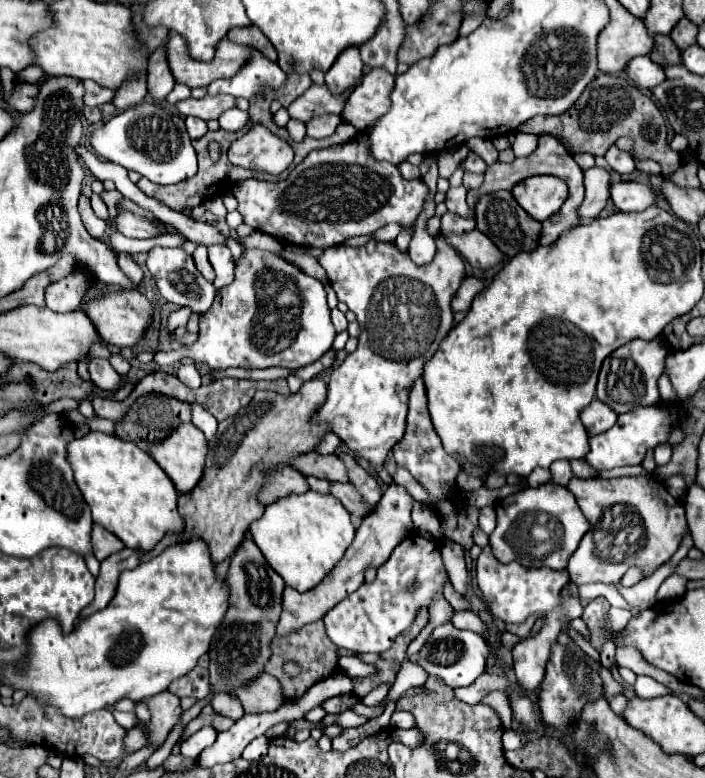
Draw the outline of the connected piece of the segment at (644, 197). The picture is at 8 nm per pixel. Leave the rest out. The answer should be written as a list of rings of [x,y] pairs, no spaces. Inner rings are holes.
[[[620,181],[610,185],[610,199],[620,211],[644,211],[646,207],[654,205],[656,193],[648,185]]]

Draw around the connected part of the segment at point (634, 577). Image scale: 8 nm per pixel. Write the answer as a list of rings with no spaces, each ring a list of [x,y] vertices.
[[[630,567],[626,573],[624,573],[624,577],[622,577],[622,585],[624,587],[632,587],[632,585],[636,585],[638,581],[642,581],[644,579],[644,573],[642,573],[642,569],[640,567]]]

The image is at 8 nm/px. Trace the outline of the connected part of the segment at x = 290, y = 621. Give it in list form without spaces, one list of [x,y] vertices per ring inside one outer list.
[[[390,485],[384,491],[376,511],[368,513],[362,519],[360,527],[356,529],[356,539],[352,541],[352,545],[348,547],[344,557],[320,581],[320,585],[316,585],[308,593],[298,593],[296,589],[290,589],[290,587],[284,589],[282,613],[280,613],[280,621],[278,621],[278,627],[276,627],[276,635],[278,637],[288,635],[292,631],[302,629],[308,623],[314,623],[314,621],[322,619],[336,603],[340,603],[344,597],[354,593],[360,587],[360,583],[364,583],[364,571],[366,569],[370,569],[370,567],[378,569],[382,563],[386,563],[390,553],[394,551],[394,547],[398,547],[398,543],[402,543],[412,533],[412,519],[410,519],[412,507],[414,507],[414,499],[404,485]]]

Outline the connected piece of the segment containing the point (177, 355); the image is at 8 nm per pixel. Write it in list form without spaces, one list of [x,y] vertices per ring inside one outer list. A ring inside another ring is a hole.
[[[244,249],[234,281],[222,287],[214,305],[200,315],[198,339],[186,349],[160,351],[153,360],[159,366],[174,365],[188,358],[206,363],[210,369],[266,369],[274,365],[298,369],[328,353],[334,337],[336,331],[330,321],[326,289],[318,279],[276,253]]]

